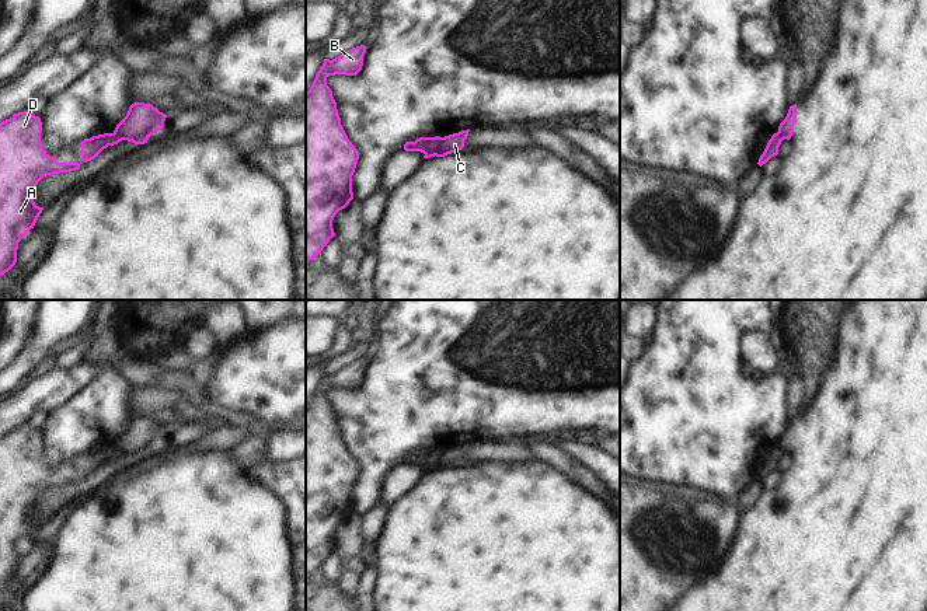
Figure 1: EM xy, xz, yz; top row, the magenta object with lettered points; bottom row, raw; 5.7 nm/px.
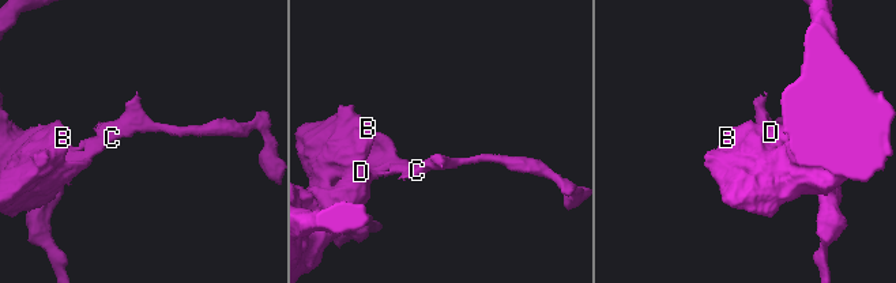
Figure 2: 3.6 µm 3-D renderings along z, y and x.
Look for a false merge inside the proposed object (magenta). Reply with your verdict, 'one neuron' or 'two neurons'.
two neurons

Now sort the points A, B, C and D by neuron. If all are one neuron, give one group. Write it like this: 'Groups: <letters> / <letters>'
Groups: A B D / C

